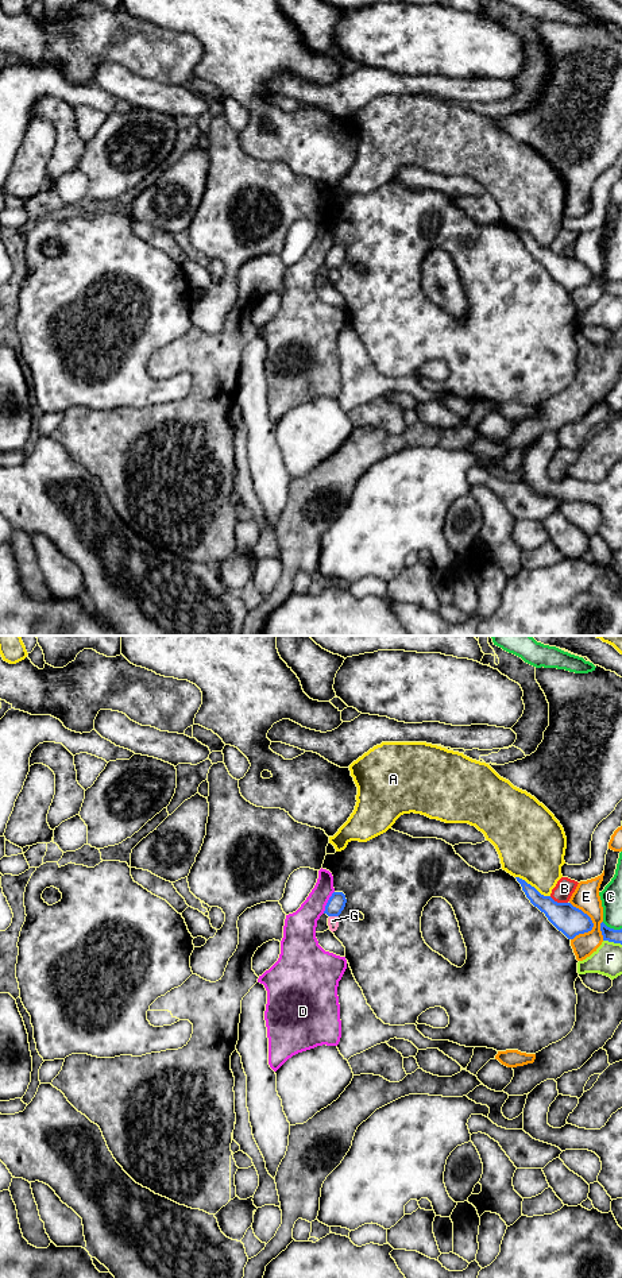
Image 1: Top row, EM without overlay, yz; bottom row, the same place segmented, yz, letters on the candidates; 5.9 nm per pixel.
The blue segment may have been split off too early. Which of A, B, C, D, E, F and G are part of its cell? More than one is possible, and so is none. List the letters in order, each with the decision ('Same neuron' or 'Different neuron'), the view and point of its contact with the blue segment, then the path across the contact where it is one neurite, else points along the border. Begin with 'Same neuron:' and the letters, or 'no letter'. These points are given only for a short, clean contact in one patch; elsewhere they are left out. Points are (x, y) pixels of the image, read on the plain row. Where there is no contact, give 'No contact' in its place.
Same neuron: no letter
A: Different neuron. Touches blue at yz (533, 239)
B: Different neuron. Touches blue at yz (559, 255)
C: Different neuron. Touches blue at yz (611, 281)
D: Different neuron. Touches blue at yz (328, 254)
E: Different neuron. Touches blue at yz (592, 275)
F: Different neuron. Touches blue at yz (613, 293)
G: Different neuron. Touches blue at yz (333, 267). Boundary: yz (329, 267), (337, 269)

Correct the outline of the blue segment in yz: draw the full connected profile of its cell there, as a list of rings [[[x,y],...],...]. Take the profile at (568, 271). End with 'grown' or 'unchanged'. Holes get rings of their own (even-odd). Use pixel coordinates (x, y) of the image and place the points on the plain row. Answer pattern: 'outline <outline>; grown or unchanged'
outline [[[515,229],[530,255],[545,266],[548,273],[568,291],[592,282],[591,270],[571,255],[557,255],[550,248],[541,247],[525,232]]]; unchanged

